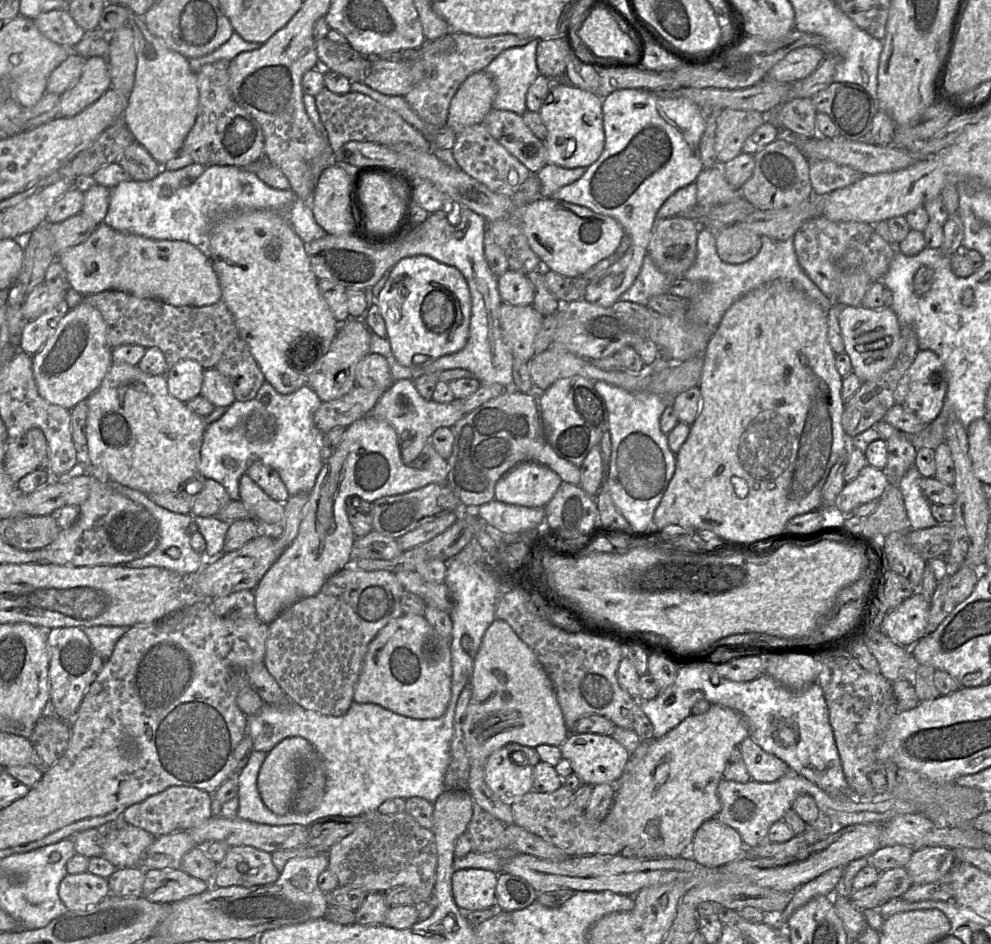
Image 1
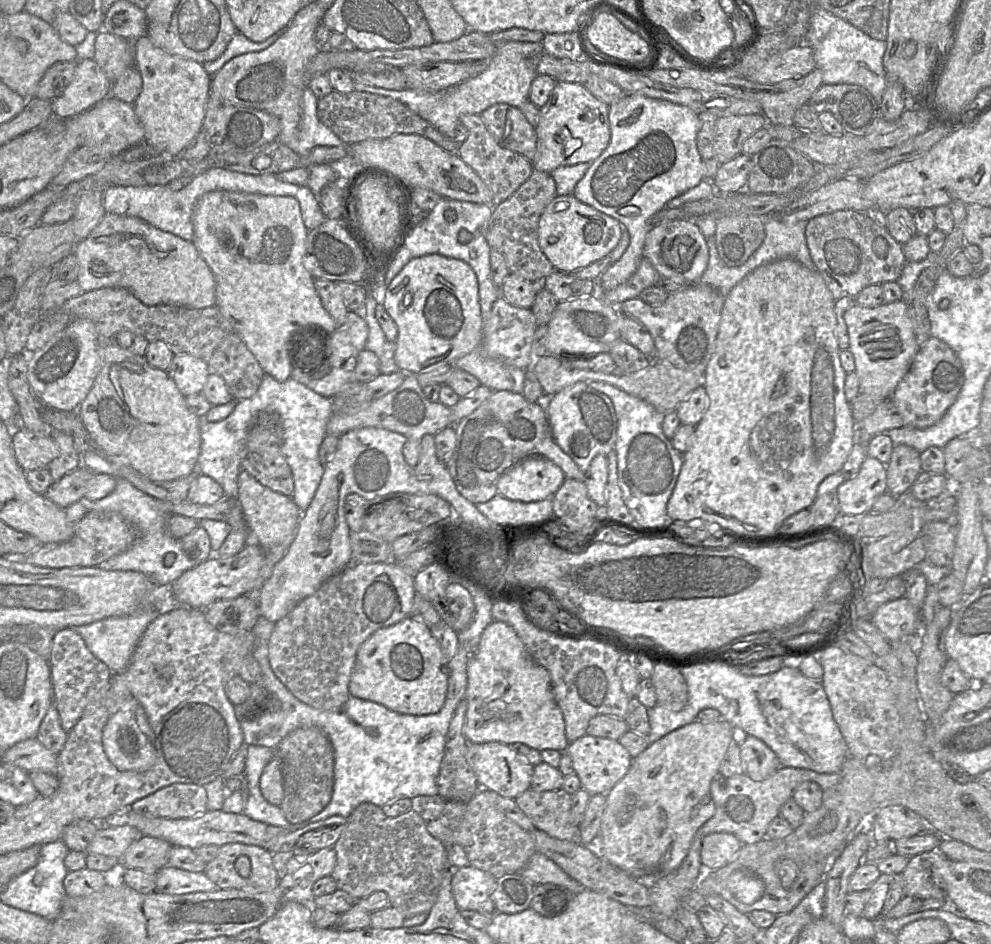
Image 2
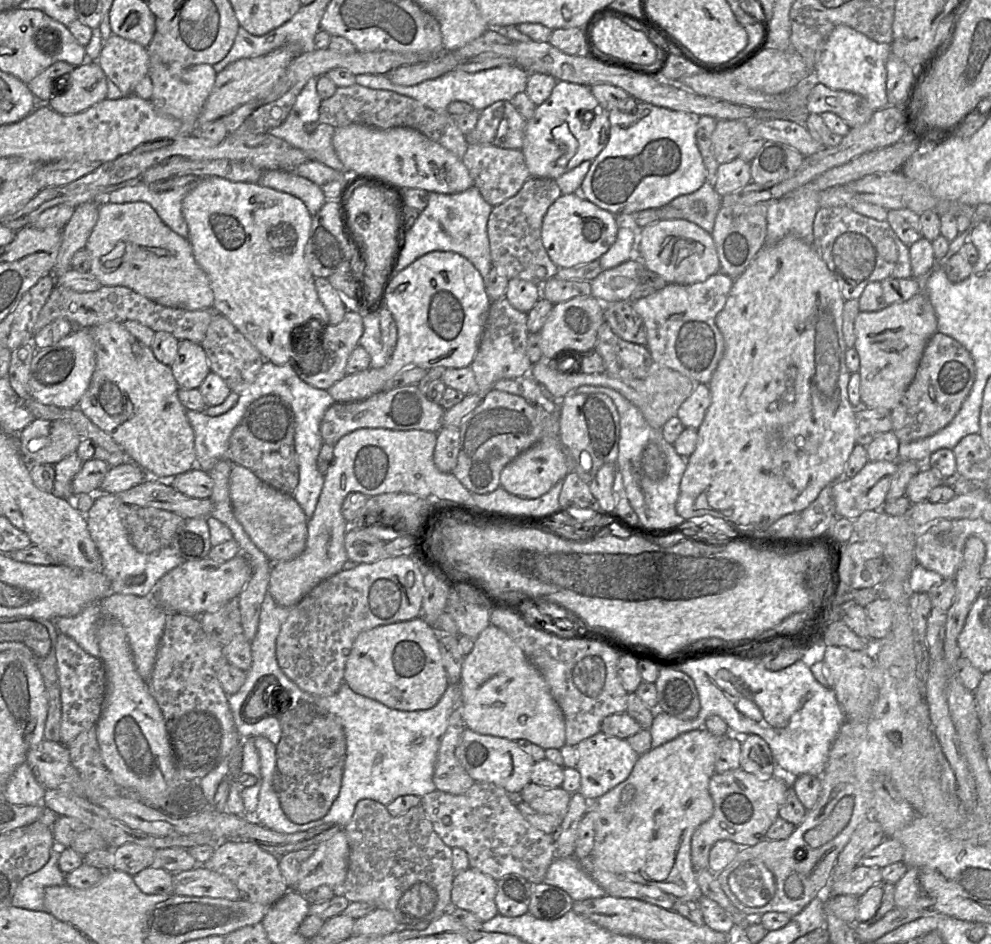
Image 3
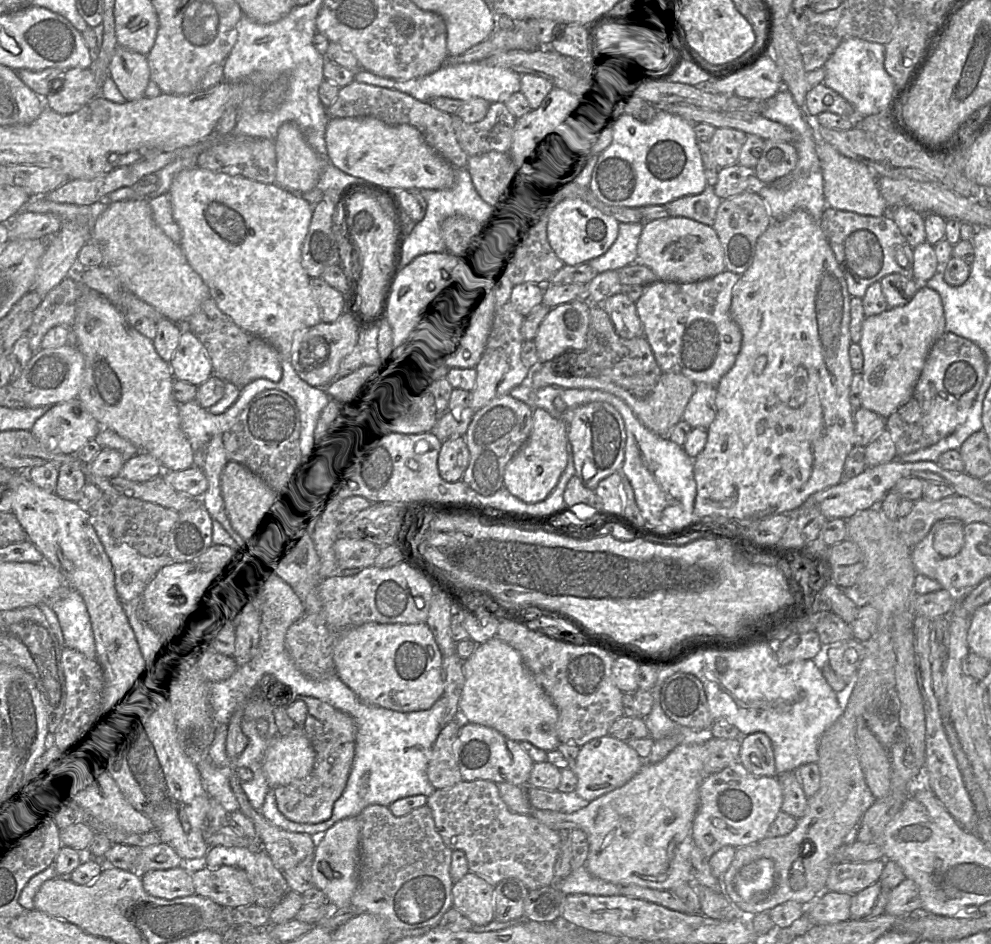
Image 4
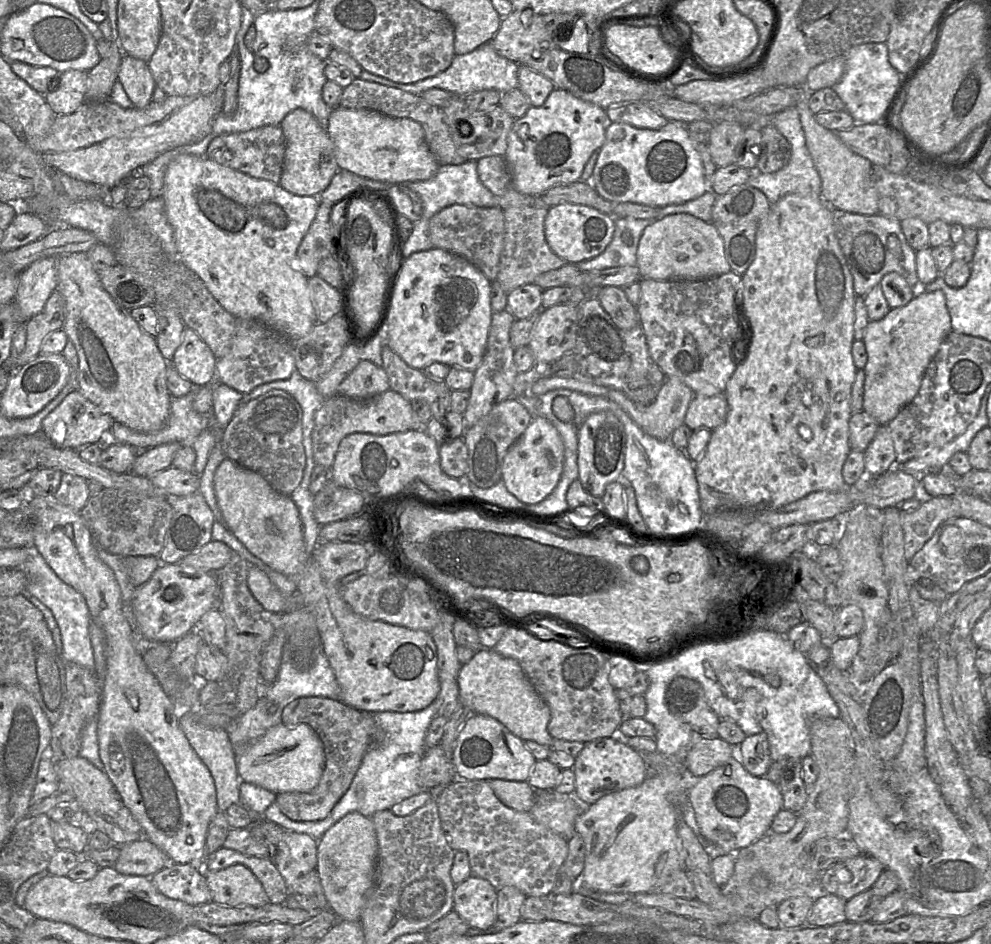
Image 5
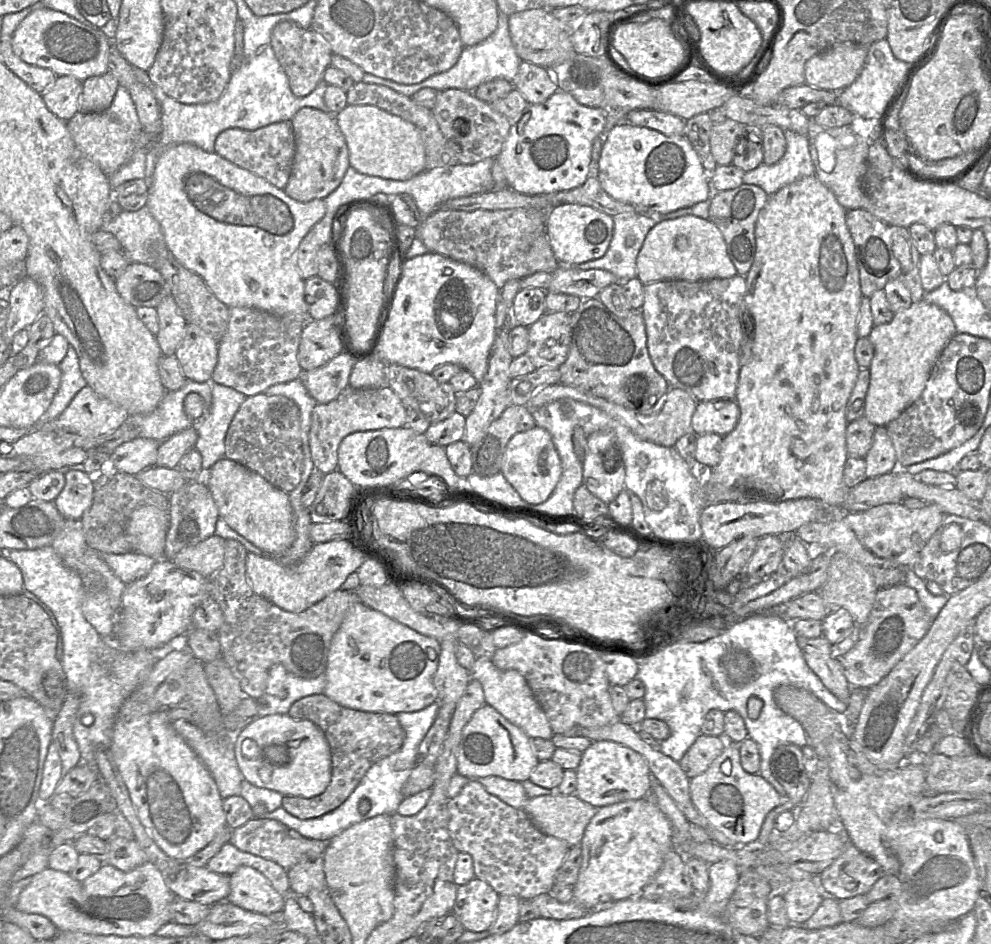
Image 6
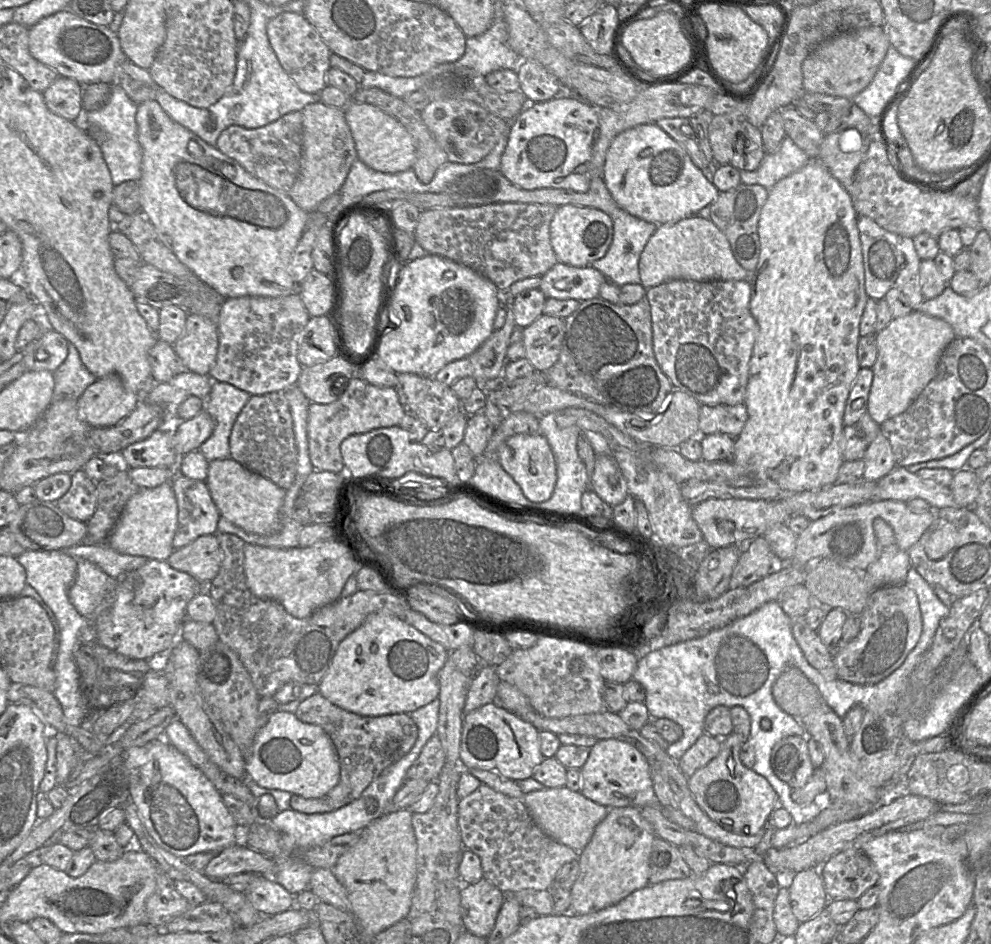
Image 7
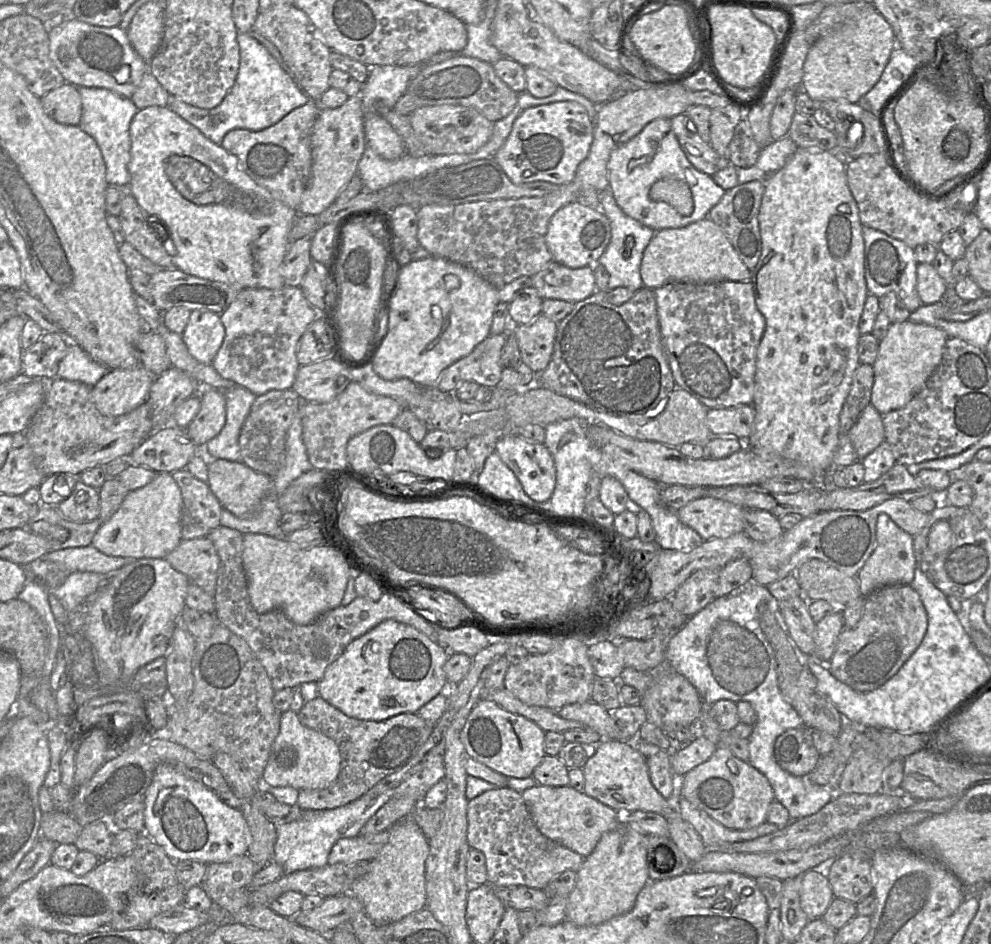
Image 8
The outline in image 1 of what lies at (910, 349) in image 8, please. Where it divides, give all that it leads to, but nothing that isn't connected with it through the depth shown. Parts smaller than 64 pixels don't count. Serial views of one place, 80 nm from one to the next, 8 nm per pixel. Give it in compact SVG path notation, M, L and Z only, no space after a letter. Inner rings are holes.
M846 306L839 314L838 322L844 352L850 357L853 372L862 382L877 380L894 365L902 350L902 327L891 307Z

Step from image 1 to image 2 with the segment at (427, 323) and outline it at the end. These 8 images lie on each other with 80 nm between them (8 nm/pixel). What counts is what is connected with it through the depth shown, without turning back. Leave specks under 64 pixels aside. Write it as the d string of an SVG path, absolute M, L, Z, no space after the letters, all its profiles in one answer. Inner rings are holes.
M440 254L411 259L387 286L383 306L397 325L394 360L400 371L418 374L429 366L446 366L481 346L478 280L462 260Z

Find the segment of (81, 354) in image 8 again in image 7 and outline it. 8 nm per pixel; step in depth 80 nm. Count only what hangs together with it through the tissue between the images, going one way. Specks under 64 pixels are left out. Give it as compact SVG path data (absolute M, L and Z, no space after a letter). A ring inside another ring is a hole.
M70 343L67 358L53 375L53 400L78 399L98 379L85 367L77 348Z

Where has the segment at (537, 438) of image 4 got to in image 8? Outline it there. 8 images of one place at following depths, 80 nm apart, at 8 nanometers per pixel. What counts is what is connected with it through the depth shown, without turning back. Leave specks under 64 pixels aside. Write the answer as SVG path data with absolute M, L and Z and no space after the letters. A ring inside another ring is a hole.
M508 435L496 441L495 452L514 472L532 500L549 500L556 485L556 468L553 457L544 444L522 436Z

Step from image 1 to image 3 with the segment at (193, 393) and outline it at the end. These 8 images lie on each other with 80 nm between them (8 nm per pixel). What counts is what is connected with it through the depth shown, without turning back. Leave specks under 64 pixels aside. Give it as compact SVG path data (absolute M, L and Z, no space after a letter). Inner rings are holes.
M189 340L180 341L171 370L180 389L199 389L211 371L202 345Z

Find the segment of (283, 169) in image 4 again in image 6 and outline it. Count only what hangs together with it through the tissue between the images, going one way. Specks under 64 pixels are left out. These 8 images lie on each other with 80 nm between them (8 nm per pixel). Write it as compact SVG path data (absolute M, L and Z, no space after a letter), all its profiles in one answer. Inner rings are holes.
M303 107L291 119L296 152L292 172L284 191L299 202L327 197L340 185L350 167L348 147L335 115Z

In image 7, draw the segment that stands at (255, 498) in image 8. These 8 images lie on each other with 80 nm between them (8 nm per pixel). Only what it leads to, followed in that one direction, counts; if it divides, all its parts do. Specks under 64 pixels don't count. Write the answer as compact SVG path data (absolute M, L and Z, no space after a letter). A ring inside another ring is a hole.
M232 458L209 462L206 484L220 516L248 533L267 536L280 530L285 490Z

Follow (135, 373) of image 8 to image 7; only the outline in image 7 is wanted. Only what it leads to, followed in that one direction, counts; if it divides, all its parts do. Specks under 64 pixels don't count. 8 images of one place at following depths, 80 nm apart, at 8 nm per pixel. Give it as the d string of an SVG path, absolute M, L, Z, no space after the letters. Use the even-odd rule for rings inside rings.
M108 375L97 379L78 398L78 411L92 428L108 428L134 411L140 399L141 395L128 390L118 375Z

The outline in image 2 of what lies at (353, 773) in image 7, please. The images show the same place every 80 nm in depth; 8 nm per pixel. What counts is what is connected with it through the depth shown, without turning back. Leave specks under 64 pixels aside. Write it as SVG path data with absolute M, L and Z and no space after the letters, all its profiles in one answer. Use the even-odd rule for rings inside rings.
M316 727L298 728L273 750L282 764L284 797L280 808L286 819L297 824L319 814L330 803L334 787L334 750L327 735Z

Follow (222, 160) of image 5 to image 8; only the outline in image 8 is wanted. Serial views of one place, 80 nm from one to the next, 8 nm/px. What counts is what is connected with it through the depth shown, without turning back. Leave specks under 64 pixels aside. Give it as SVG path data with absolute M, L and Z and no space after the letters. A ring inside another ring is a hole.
M310 100L264 130L233 129L229 131L221 146L238 158L242 169L257 184L298 212L302 194L311 177L311 133L319 111L318 102Z

